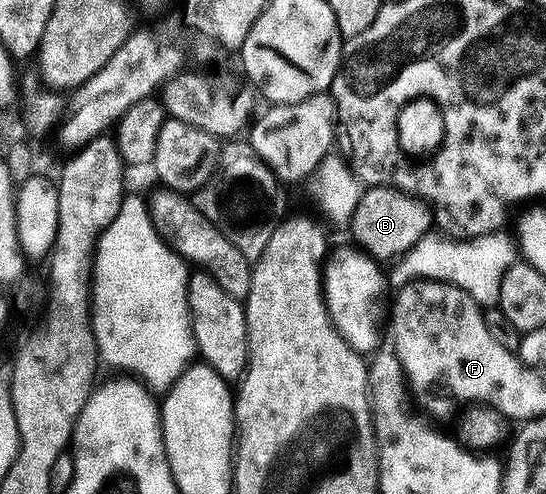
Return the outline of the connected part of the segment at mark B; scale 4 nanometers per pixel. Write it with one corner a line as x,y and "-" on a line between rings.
368,187
361,194
356,212
350,220
355,246
371,253
377,260
395,260
404,255
424,235
433,230
434,211
424,199
401,191
398,187

